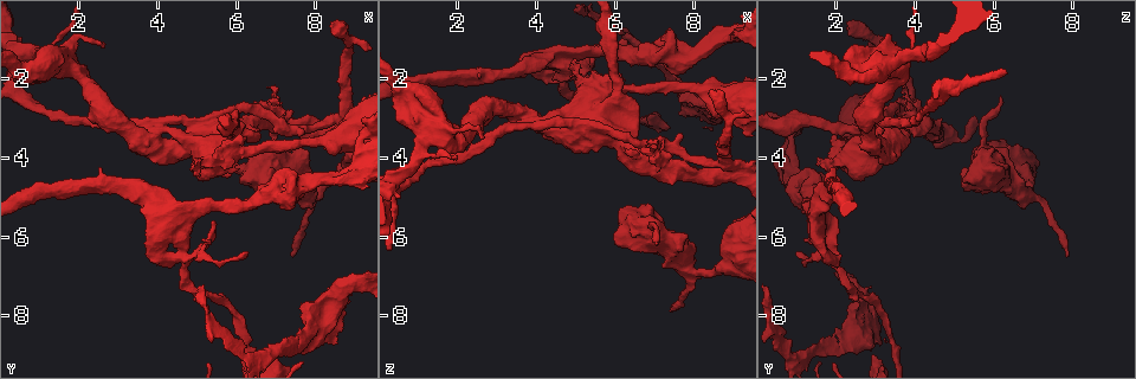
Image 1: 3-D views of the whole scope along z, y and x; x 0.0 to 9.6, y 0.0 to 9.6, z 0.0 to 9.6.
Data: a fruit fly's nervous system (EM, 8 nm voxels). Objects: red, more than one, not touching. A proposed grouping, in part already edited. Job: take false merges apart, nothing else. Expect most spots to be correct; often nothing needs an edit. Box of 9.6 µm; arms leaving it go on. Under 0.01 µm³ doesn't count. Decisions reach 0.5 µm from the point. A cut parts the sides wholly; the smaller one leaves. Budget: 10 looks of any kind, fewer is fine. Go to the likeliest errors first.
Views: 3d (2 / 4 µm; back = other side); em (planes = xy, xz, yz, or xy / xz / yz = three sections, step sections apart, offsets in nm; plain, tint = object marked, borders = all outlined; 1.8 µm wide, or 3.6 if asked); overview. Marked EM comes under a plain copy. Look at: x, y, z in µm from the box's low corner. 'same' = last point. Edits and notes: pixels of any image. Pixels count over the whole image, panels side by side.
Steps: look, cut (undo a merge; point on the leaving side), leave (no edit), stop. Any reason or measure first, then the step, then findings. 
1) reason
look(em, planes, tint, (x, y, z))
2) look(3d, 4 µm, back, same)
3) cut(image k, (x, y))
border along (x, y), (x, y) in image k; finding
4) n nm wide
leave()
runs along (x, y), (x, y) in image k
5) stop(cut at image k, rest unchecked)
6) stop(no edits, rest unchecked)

sharp bend
look(3d, 4 µm, (8.10, 8.25, 2.60))

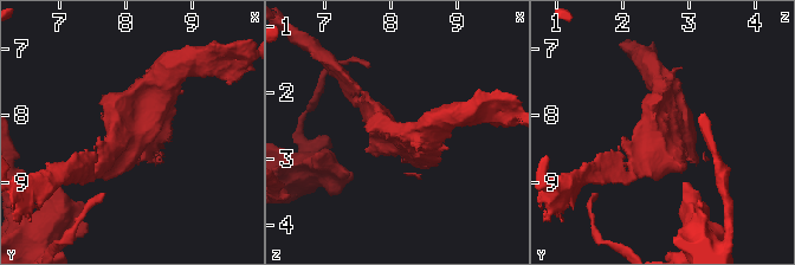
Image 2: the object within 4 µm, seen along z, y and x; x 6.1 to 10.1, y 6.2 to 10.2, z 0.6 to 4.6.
look(em, 3.6 µm, xz, step 4, tint, (8.15, 8.25, 2.65))

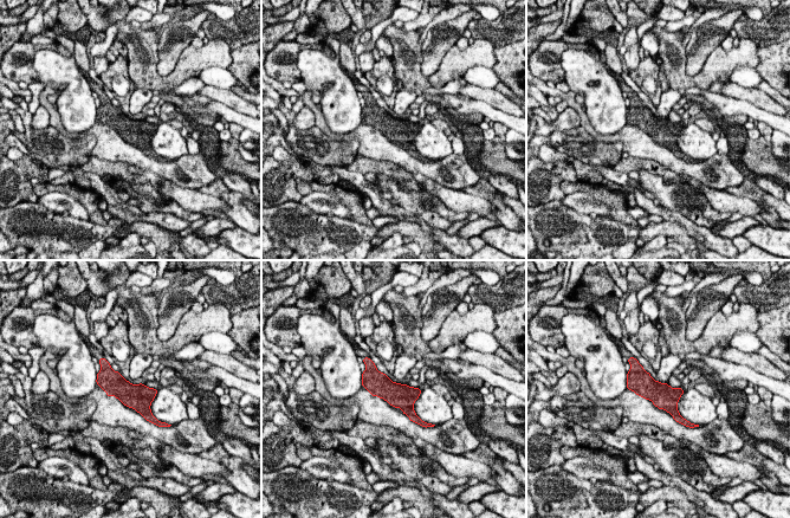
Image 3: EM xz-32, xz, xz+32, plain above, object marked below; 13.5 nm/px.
look(em, 3.6 µm, planes, tint, same)

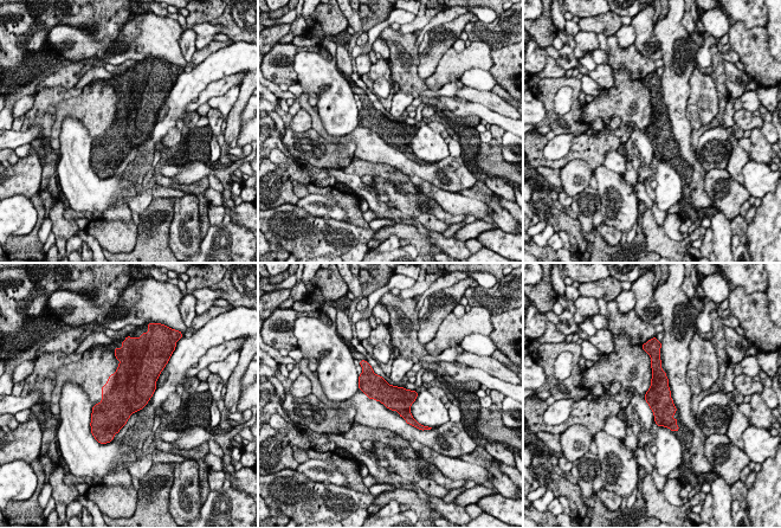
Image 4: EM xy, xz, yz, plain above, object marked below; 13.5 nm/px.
leave()
runs along (369, 369), (369, 377), (412, 422) in image 4; one cell here

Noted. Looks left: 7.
look(em, planes, tint, (6.50, 9.10, 1.05))

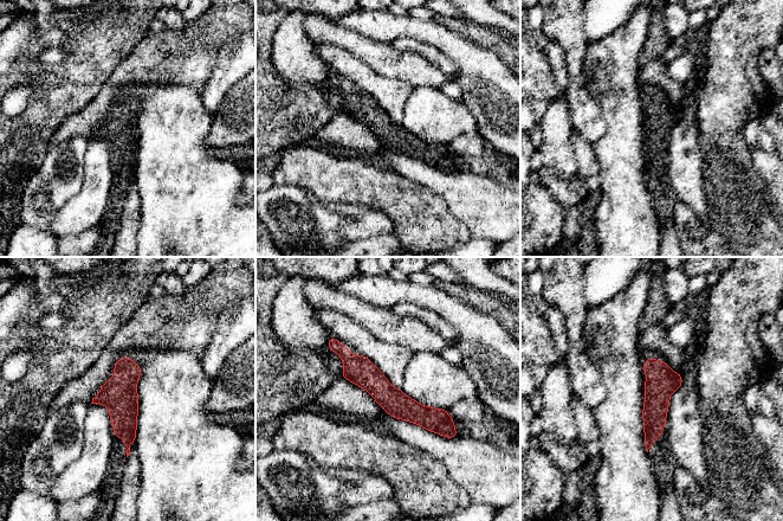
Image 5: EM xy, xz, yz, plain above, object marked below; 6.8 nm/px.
leave()
all the same cell

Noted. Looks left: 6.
calibre changes
look(3d, 4 µm, (6.50, 2.90, 3.70))

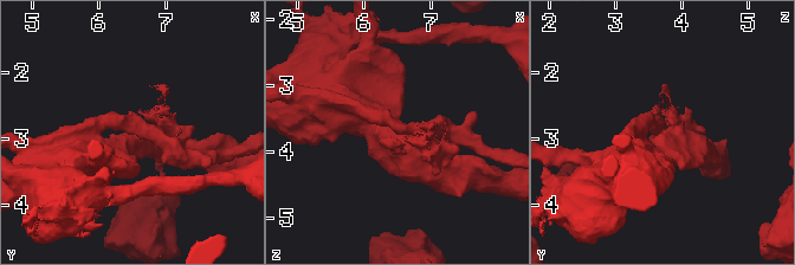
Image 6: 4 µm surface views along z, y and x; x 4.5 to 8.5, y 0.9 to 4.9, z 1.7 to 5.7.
look(em, planes, tint, (6.60, 2.95, 3.75))

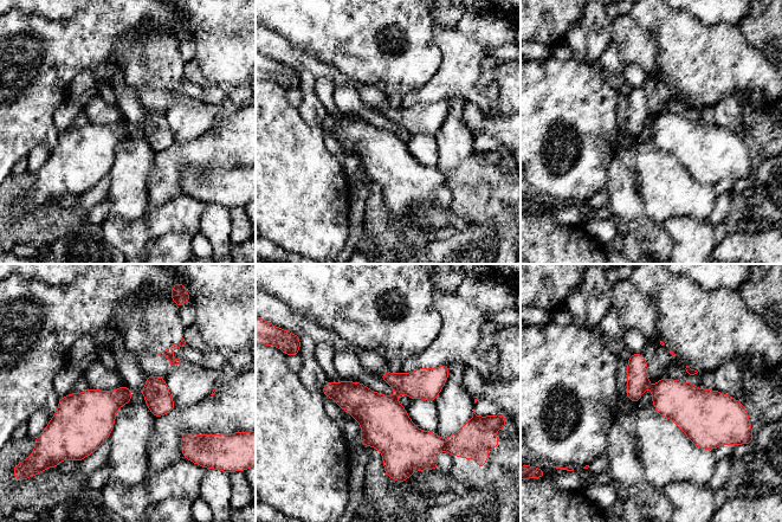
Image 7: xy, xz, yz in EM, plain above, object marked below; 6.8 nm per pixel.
200 nm wide
cut(image 7, (471, 440))
border along (443, 439), (447, 451) in image 7; two cells meet here

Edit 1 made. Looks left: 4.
three arms meet
look(3d, 4 µm, (7.05, 4.95, 1.25))

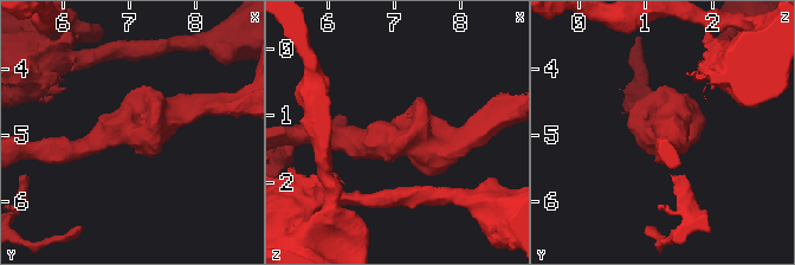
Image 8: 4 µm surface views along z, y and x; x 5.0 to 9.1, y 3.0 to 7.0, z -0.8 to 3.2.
now the EM
look(em, planes, tint, (7.00, 4.90, 1.25))

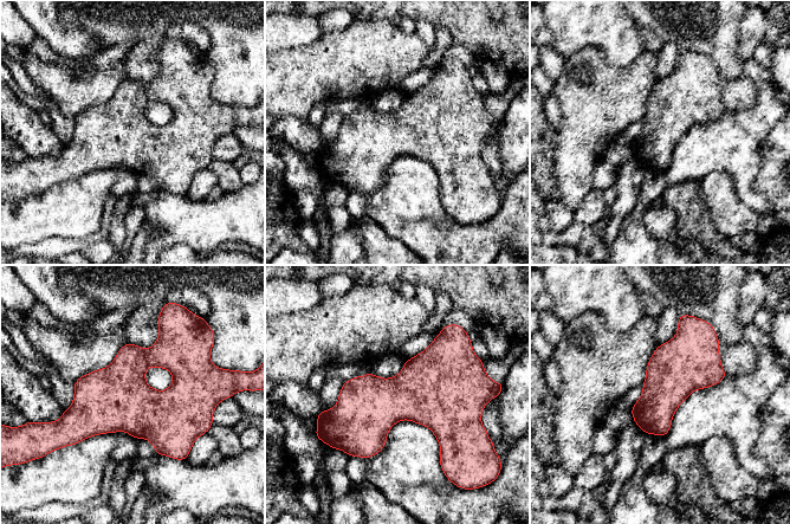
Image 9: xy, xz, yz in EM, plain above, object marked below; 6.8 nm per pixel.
leave()
continuous, no second cell

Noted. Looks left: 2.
stop(cut at image 7, rest unchecked)

